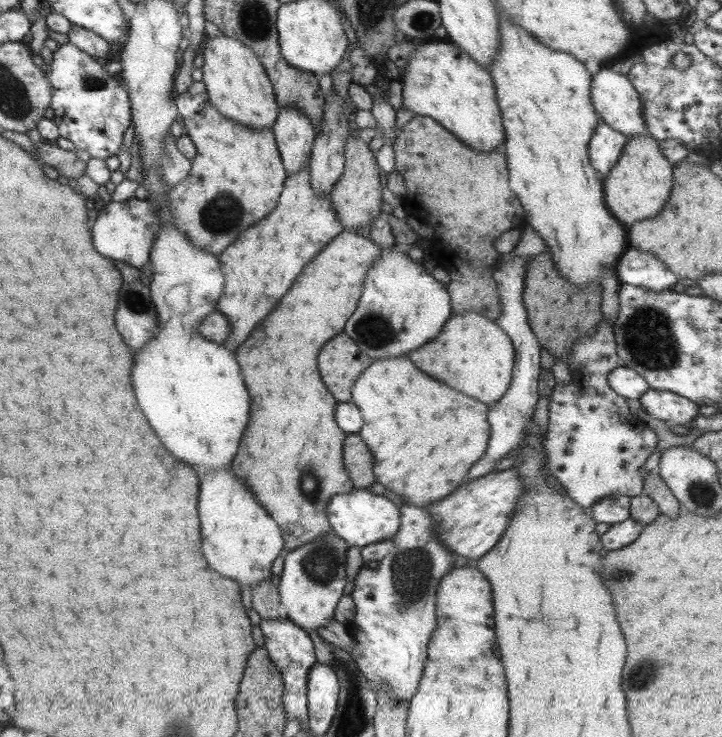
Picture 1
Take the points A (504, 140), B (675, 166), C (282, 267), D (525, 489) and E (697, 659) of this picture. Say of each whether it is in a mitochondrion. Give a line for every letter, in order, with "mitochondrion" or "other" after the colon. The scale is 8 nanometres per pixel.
A: other
B: other
C: other
D: other
E: other

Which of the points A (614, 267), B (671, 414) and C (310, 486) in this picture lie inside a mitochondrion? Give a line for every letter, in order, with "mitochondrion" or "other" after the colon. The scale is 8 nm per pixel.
A: other
B: other
C: mitochondrion

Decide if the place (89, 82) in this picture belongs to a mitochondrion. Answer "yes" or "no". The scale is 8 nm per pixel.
yes

